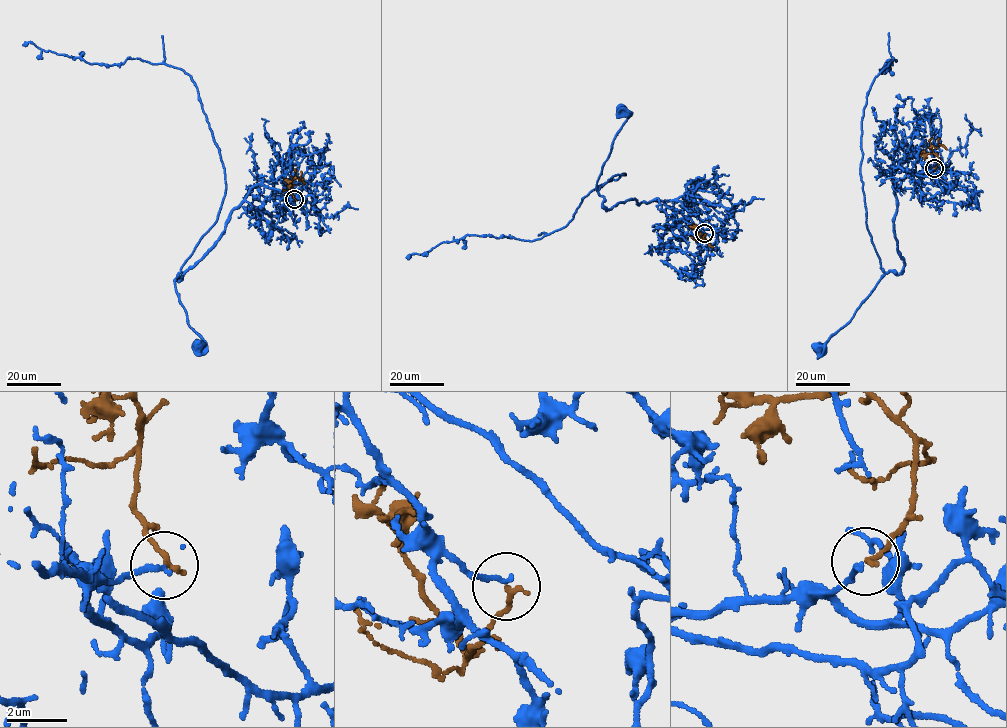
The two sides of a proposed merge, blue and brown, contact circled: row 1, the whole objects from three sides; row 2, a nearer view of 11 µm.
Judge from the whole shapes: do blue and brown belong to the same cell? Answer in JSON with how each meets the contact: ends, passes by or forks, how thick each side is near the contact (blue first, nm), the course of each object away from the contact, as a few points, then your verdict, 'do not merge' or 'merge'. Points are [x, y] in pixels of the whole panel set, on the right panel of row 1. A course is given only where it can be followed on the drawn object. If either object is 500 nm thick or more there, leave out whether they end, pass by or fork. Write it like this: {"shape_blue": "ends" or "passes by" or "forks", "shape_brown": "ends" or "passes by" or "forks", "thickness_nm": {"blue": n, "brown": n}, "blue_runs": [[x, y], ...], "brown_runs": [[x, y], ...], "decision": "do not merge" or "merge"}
{"shape_blue": "ends", "shape_brown": "ends", "thickness_nm": {"blue": 170, "brown": 180}, "blue_runs": [[933, 168], [910, 172], [892, 167], [893, 231], [903, 269], [888, 271], [854, 316], [819, 348]], "brown_runs": [[933, 168], [938, 156], [932, 146], [941, 144], [947, 149]], "decision": "merge"}

